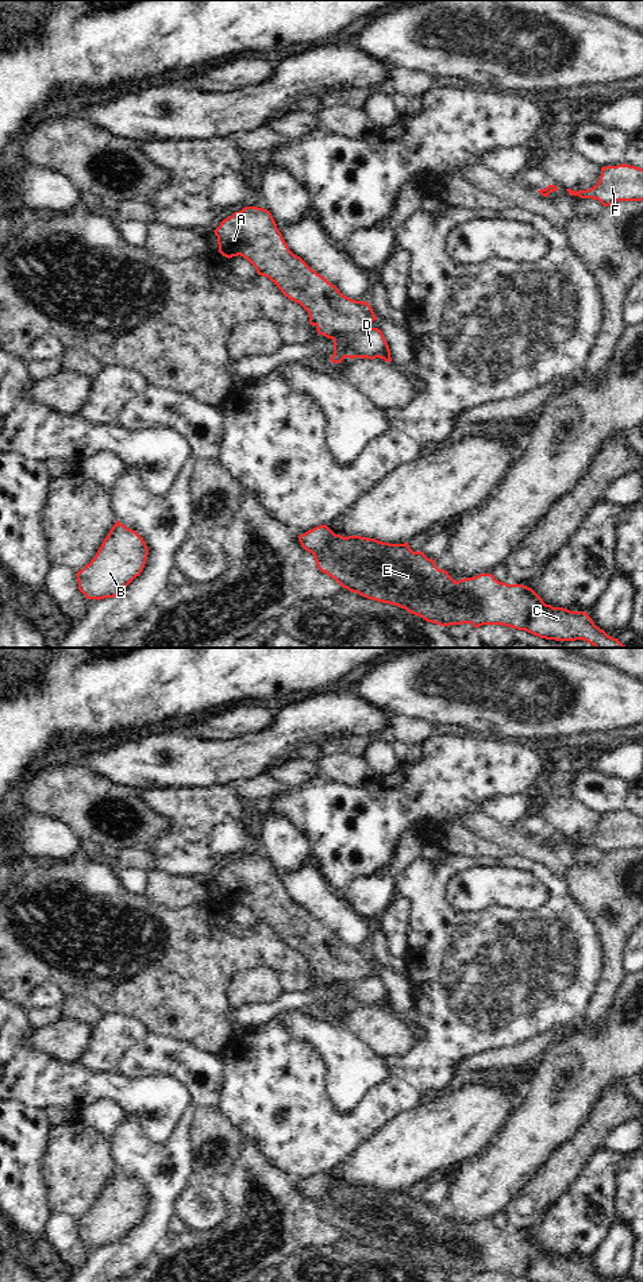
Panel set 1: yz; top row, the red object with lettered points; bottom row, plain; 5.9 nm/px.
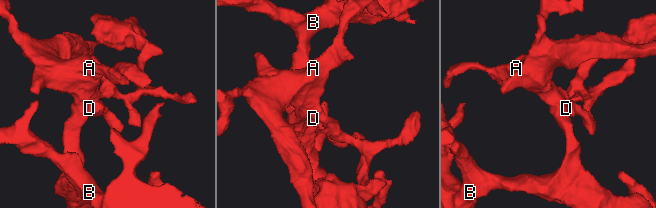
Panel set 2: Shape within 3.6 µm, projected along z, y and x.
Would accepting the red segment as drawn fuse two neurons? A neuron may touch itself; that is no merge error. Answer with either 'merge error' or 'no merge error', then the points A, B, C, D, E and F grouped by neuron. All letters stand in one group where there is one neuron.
merge error; A B C E F / D

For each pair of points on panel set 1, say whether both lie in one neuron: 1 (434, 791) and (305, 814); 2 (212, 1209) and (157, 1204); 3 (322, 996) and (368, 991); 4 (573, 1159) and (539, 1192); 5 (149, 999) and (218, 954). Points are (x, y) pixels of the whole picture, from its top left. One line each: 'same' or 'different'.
1: same
2: different
3: same
4: same
5: same

